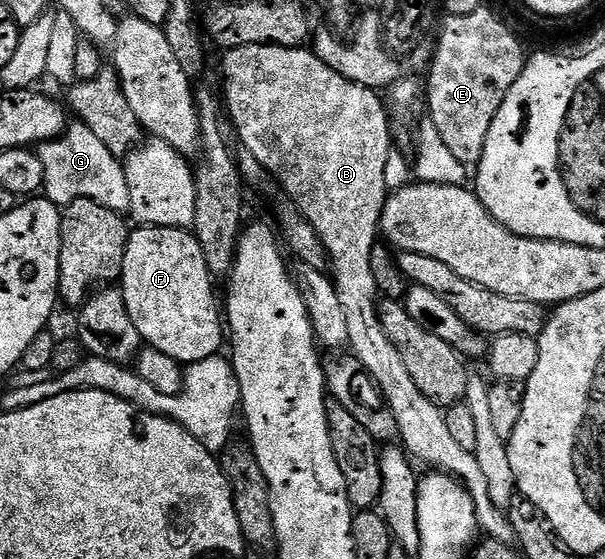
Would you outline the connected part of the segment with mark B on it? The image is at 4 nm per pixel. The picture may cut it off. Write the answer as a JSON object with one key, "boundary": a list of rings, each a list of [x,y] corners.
{"boundary":[[[250,45],[249,47],[237,47],[236,49],[226,50],[222,54],[223,57],[223,83],[227,87],[227,97],[225,96],[225,108],[229,114],[229,120],[233,126],[234,132],[243,140],[242,144],[257,159],[257,163],[261,163],[271,172],[271,176],[278,181],[280,187],[285,190],[293,199],[293,203],[301,211],[301,215],[305,215],[305,219],[309,219],[309,223],[313,223],[313,231],[317,231],[317,235],[323,244],[323,250],[326,251],[329,258],[329,273],[335,283],[335,290],[341,299],[341,308],[345,310],[345,320],[349,326],[350,352],[357,358],[362,365],[362,372],[371,376],[375,380],[377,388],[383,392],[385,405],[390,409],[393,417],[397,421],[399,428],[399,438],[402,448],[416,462],[424,461],[425,464],[431,465],[432,470],[446,473],[455,478],[459,484],[469,491],[469,495],[475,504],[477,511],[477,519],[479,520],[479,528],[490,540],[505,541],[508,543],[515,541],[515,532],[511,526],[511,518],[502,508],[494,505],[489,497],[489,488],[486,482],[484,472],[481,471],[480,464],[477,463],[474,453],[465,451],[454,441],[449,435],[449,427],[445,427],[446,412],[440,406],[434,405],[429,399],[425,399],[425,395],[421,395],[421,391],[417,391],[417,383],[413,383],[413,378],[409,376],[409,370],[405,368],[405,359],[401,359],[401,351],[397,351],[397,347],[389,339],[389,335],[385,333],[385,327],[381,325],[379,318],[379,301],[380,291],[373,283],[373,266],[370,265],[369,259],[373,247],[377,243],[381,230],[379,220],[383,214],[383,208],[389,196],[389,190],[385,185],[385,163],[388,162],[389,153],[393,148],[391,142],[391,125],[387,122],[387,109],[383,106],[383,101],[378,92],[374,89],[367,89],[363,85],[353,83],[349,79],[345,79],[337,71],[333,71],[333,67],[329,67],[325,63],[321,63],[321,59],[317,59],[314,51],[307,47],[296,47],[294,49],[286,49],[283,45]]]}

